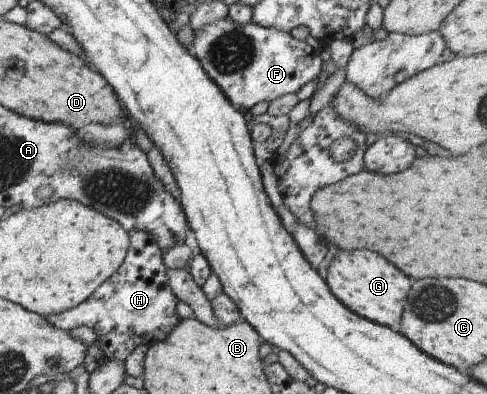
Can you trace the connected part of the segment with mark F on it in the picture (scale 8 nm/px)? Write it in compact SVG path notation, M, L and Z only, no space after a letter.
M228 17L201 27L195 33L192 52L201 62L205 73L219 86L225 97L235 107L245 107L245 109L251 109L255 103L261 101L271 102L289 93L296 94L303 85L313 81L313 78L318 78L323 63L318 50L314 50L305 40L294 39L290 33L277 31L273 27L265 29L253 22L239 25Z

